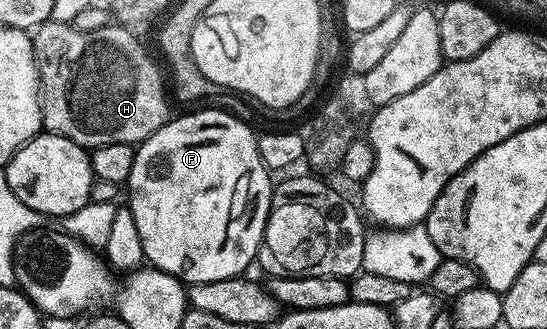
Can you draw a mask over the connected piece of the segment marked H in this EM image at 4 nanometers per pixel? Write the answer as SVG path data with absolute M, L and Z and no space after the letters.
M49 19L35 28L31 45L39 71L39 105L43 111L43 128L90 150L97 146L109 146L109 142L138 146L167 123L169 92L165 87L164 73L161 68L159 73L154 58L143 49L139 40L142 39L136 33L114 22L108 22L101 30L77 30L70 23Z

